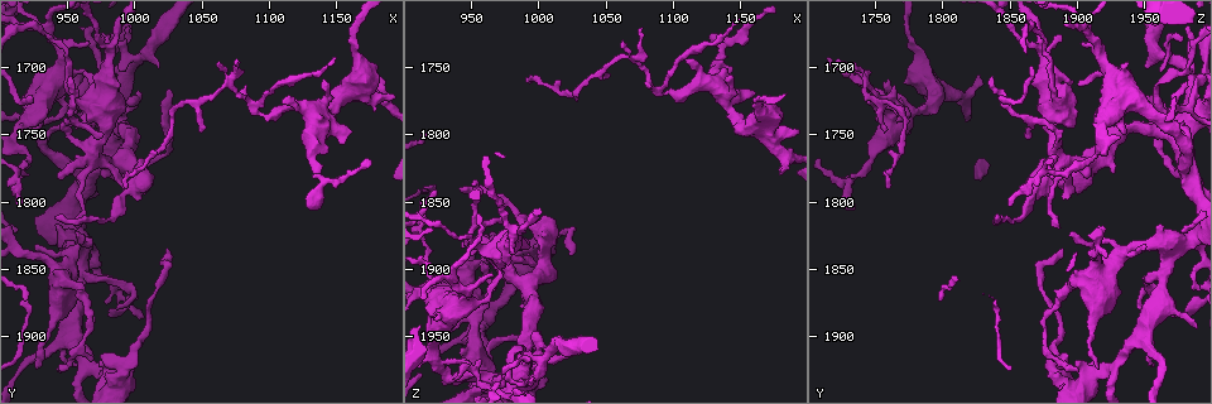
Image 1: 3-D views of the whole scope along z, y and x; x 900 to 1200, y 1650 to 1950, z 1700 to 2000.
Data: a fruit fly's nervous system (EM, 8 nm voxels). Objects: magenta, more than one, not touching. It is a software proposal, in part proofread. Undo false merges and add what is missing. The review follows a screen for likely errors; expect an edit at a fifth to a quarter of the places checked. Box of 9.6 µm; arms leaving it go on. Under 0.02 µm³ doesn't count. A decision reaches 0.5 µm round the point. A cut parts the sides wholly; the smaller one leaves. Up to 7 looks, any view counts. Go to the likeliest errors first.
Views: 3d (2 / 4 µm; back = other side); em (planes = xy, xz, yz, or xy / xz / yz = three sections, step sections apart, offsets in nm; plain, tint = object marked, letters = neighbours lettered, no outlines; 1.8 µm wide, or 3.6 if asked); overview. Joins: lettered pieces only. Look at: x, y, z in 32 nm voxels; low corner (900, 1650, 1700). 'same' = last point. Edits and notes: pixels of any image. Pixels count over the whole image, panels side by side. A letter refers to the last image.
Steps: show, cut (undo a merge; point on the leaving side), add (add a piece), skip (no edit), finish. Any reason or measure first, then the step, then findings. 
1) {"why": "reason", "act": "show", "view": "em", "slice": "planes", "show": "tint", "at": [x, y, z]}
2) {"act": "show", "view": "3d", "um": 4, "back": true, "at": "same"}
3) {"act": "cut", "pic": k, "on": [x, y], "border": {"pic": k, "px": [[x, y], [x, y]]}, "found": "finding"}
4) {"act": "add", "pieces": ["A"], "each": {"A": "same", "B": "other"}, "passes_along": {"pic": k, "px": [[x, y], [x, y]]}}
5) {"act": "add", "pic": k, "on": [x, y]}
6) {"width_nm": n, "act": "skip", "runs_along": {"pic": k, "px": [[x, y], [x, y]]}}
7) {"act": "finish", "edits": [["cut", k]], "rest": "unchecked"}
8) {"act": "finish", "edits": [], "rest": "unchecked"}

{"why": "three arms meet", "act": "show", "view": "3d", "um": 4, "at": [962, 1854, 1962]}

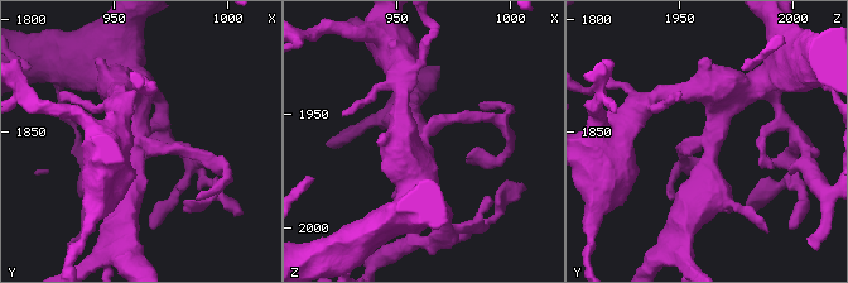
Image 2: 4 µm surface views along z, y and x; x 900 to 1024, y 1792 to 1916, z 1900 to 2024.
{"act": "show", "view": "em", "um": 3.6, "slice": "yz", "step": 8, "show": "tint", "at": [960, 1854, 1962]}

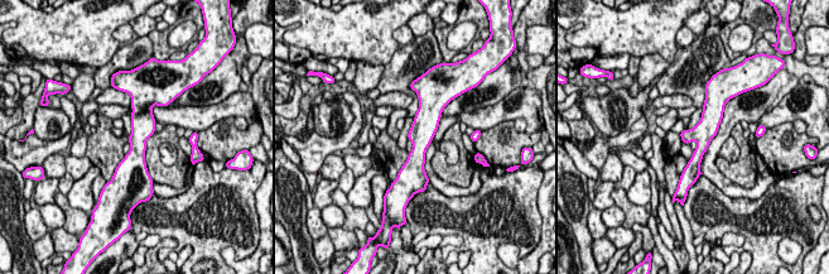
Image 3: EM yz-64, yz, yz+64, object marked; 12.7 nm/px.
{"why": "another direction", "act": "show", "view": "em", "um": 3.6, "slice": "xz", "step": 16, "show": "letters", "at": "same"}

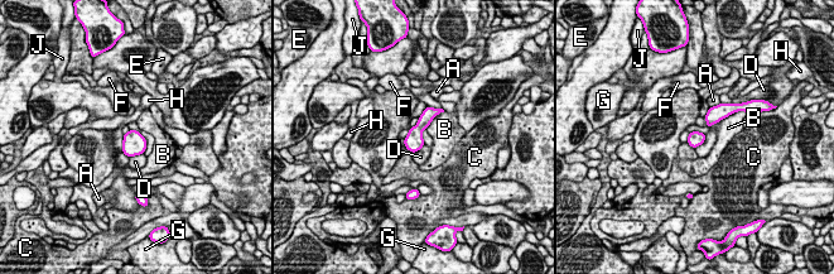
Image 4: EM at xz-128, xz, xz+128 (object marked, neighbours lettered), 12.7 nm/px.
{"width_nm": 190, "act": "skip", "each": {"A": "other", "B": "other", "C": "other", "D": "other", "E": "other", "F": "other", "G": "other", "H": "other", "J": "other"}, "border": {"pic": 4, "px": [[409, 129], [404, 139]]}, "found": "continuous, no second neuron"}

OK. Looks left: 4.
{"why": "an open end", "act": "show", "view": "em", "slice": "planes", "show": "letters", "at": [1154, 1754, 1766]}

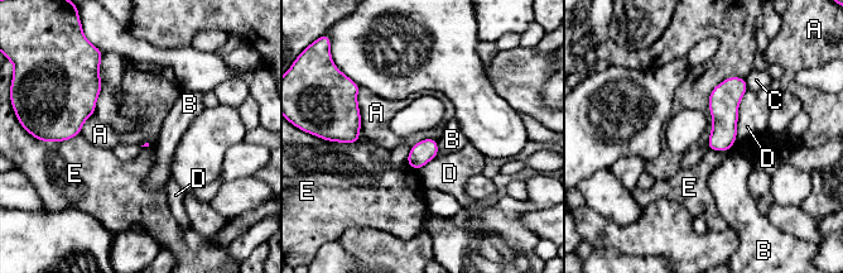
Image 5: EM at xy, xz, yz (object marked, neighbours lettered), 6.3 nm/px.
{"act": "skip", "each": {"A": "other", "B": "other", "C": "other", "D": "other", "E": "other"}, "border": {"pic": 5, "px": [[743, 77], [711, 91], [711, 116]]}, "found": "no lettered piece goes on from it"}

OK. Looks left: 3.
{"why": "three arms meet", "act": "show", "view": "em", "um": 3.6, "slice": "planes", "show": "letters", "at": [922, 1740, 1964]}

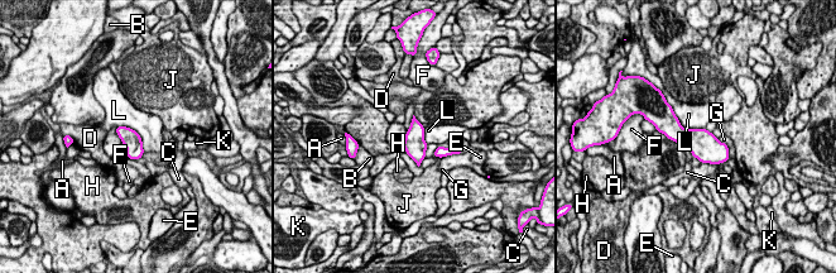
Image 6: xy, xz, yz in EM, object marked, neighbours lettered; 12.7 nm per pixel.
{"longest_contact_nm": ["L", 550], "act": "skip", "each": {"A": "other", "B": "other", "C": "other", "D": "other", "E": "other", "F": "other", "G": "other", "H": "other", "J": "other", "K": "other", "L": "other"}, "found": "all the same neuron"}

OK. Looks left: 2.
{"act": "finish", "edits": [], "rest": "unchecked"}

